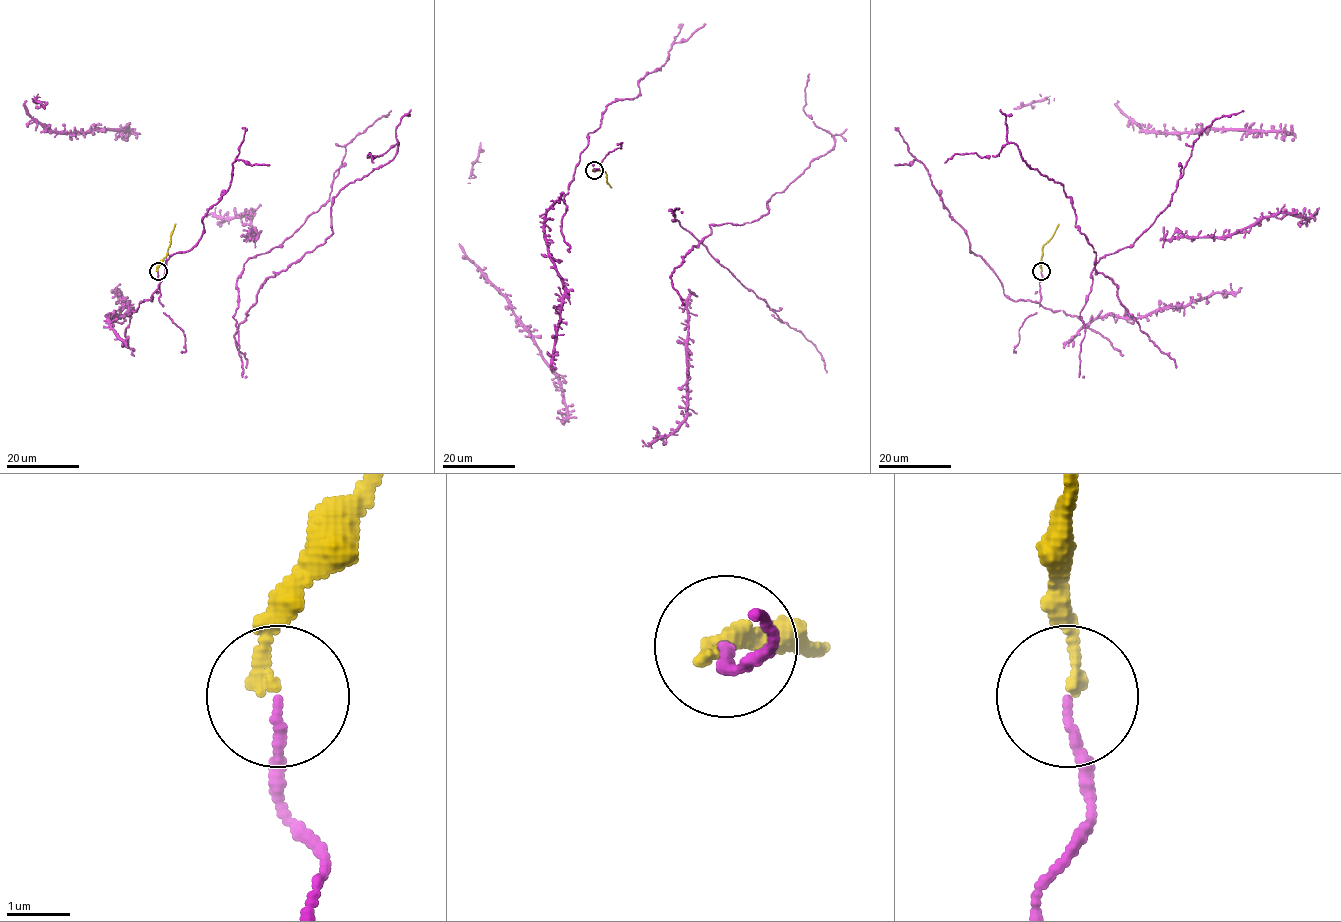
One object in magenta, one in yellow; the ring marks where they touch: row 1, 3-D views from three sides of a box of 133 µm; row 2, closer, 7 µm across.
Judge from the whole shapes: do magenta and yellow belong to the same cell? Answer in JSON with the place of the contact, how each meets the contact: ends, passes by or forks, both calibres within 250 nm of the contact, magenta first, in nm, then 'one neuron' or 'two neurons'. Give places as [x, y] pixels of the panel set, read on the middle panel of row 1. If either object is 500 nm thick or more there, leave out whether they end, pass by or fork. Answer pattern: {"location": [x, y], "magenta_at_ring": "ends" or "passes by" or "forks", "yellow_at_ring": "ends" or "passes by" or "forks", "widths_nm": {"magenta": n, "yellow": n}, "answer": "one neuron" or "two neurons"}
{"location": [594, 170], "magenta_at_ring": "ends", "yellow_at_ring": "ends", "widths_nm": {"magenta": 130, "yellow": 180}, "answer": "two neurons"}

